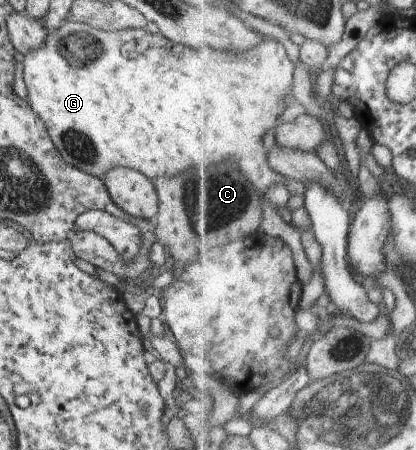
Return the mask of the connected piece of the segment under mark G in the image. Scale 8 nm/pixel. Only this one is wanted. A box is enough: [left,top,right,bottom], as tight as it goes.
[22,20,296,200]

